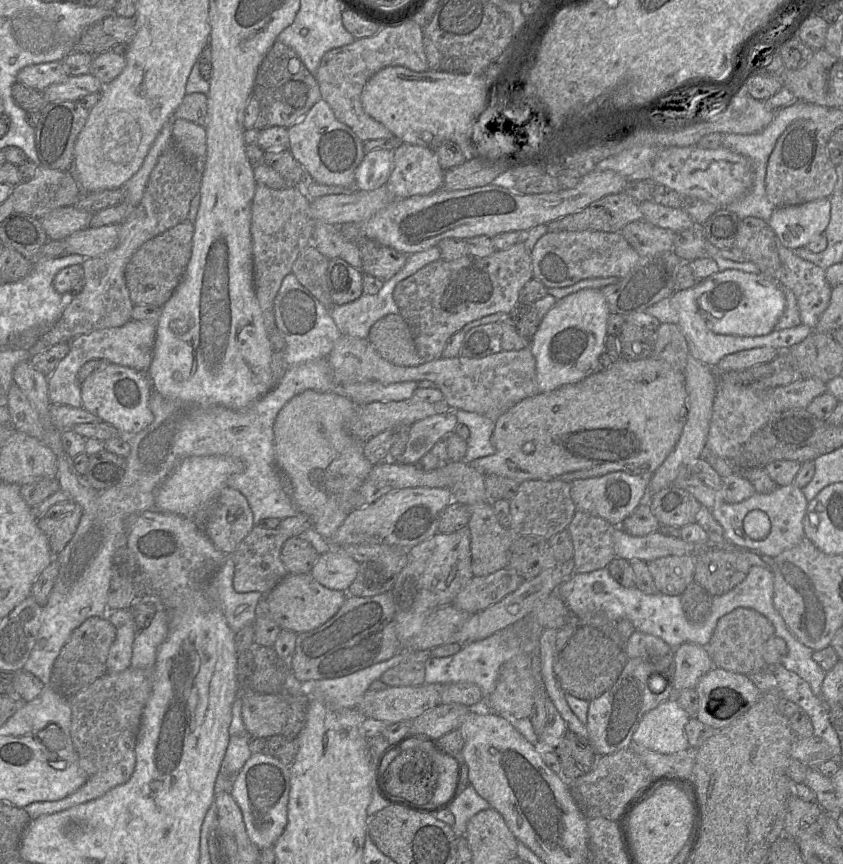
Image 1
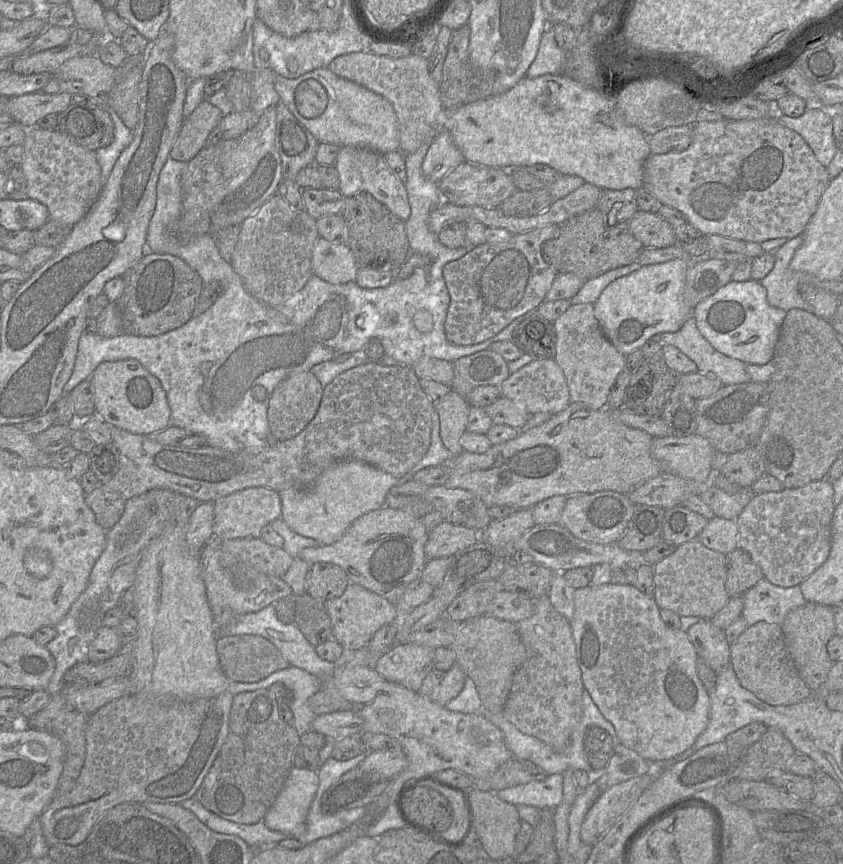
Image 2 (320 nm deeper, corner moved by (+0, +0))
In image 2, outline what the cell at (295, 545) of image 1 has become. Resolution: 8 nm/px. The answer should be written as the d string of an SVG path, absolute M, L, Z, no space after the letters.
M314 563L306 575L307 593L322 602L340 597L349 583L345 571L332 563Z

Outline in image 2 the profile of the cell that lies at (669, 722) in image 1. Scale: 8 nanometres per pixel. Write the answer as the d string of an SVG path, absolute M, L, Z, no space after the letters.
M611 582L599 586L588 585L575 589L574 614L570 624L583 687L591 696L603 717L614 727L618 743L634 750L649 762L674 761L674 758L689 749L708 725L710 696L697 675L696 662L698 655L689 640L687 632L681 629L670 629L665 625L660 617L660 608L654 598L646 596L634 585L613 584Z

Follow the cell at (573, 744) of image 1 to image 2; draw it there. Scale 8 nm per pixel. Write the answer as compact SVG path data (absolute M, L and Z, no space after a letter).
M594 726L585 731L583 746L587 762L594 772L601 772L607 766L615 751L617 739L604 729Z

